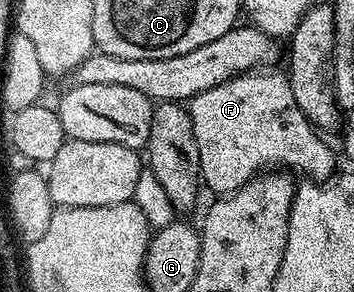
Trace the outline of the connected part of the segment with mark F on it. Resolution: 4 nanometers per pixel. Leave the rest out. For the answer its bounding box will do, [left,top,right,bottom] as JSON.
[186,71,337,195]

